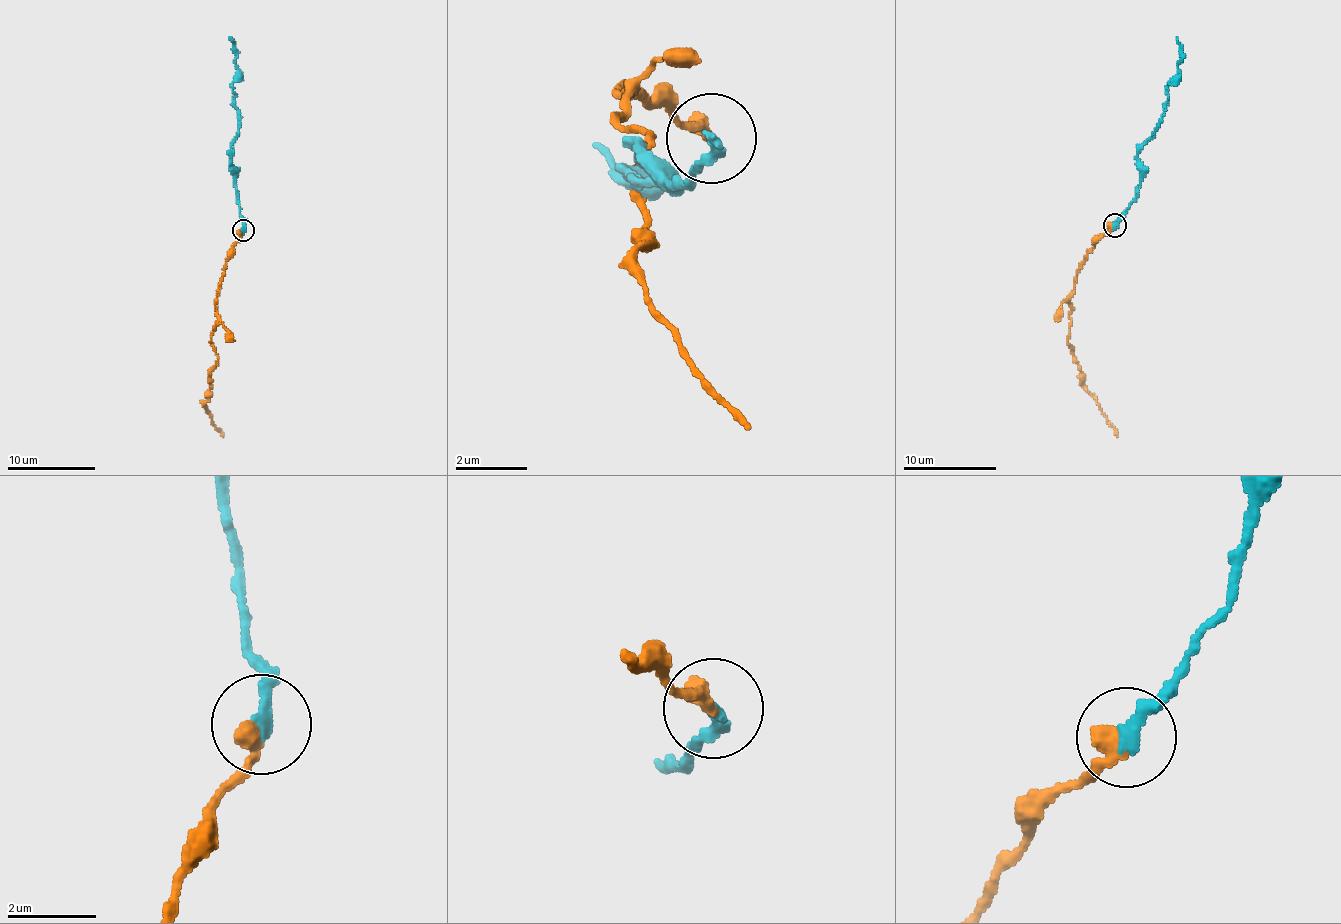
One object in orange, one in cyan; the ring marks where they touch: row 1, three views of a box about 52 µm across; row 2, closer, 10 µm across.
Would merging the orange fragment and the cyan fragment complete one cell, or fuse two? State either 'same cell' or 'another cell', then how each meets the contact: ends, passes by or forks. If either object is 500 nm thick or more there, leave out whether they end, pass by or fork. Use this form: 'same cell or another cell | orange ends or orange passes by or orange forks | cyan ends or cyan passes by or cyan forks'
same cell | orange ends | cyan ends

